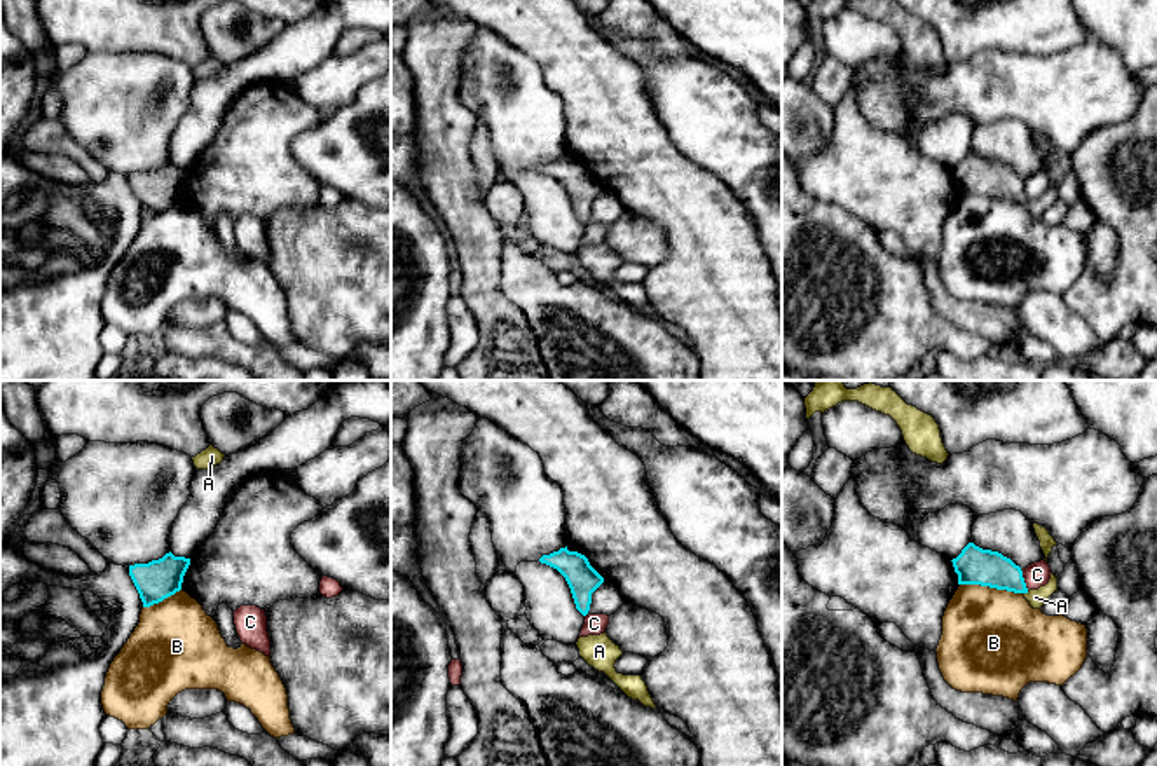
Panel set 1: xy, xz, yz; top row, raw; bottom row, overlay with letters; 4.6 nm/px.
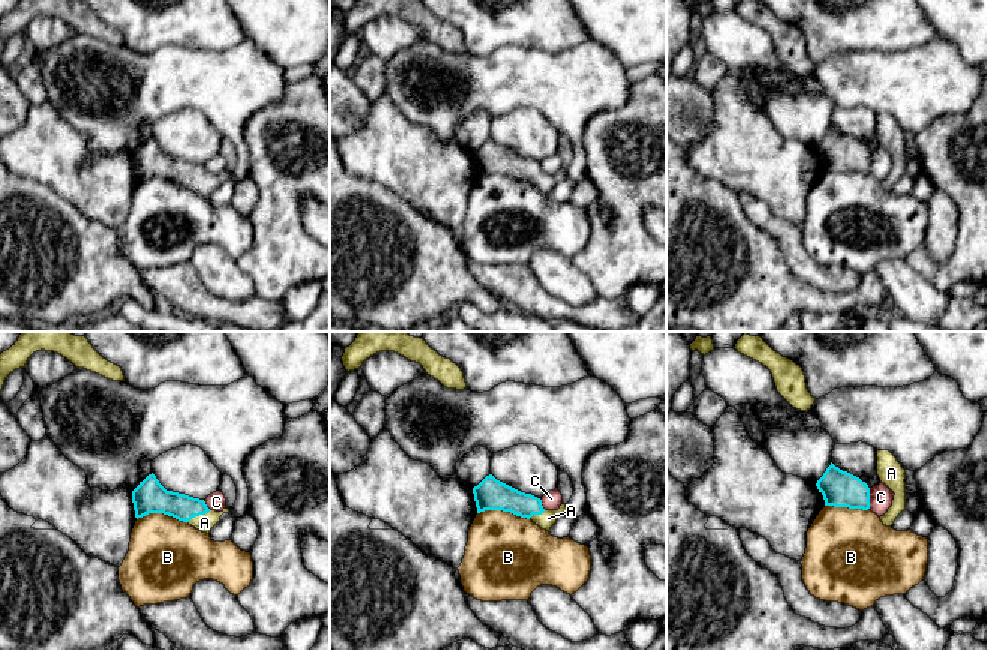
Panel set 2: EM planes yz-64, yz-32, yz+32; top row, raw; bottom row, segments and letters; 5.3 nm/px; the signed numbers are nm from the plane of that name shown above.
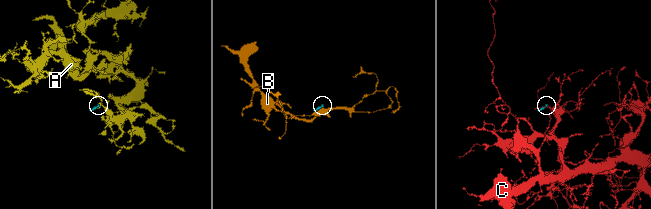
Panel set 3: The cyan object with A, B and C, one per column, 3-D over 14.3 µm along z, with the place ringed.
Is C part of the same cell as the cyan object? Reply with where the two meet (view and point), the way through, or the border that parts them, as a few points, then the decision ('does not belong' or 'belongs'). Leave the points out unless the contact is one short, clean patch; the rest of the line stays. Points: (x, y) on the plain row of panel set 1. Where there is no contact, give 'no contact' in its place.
yz (1023, 191) | along yz (1021, 180), (1028, 199) | does not belong

